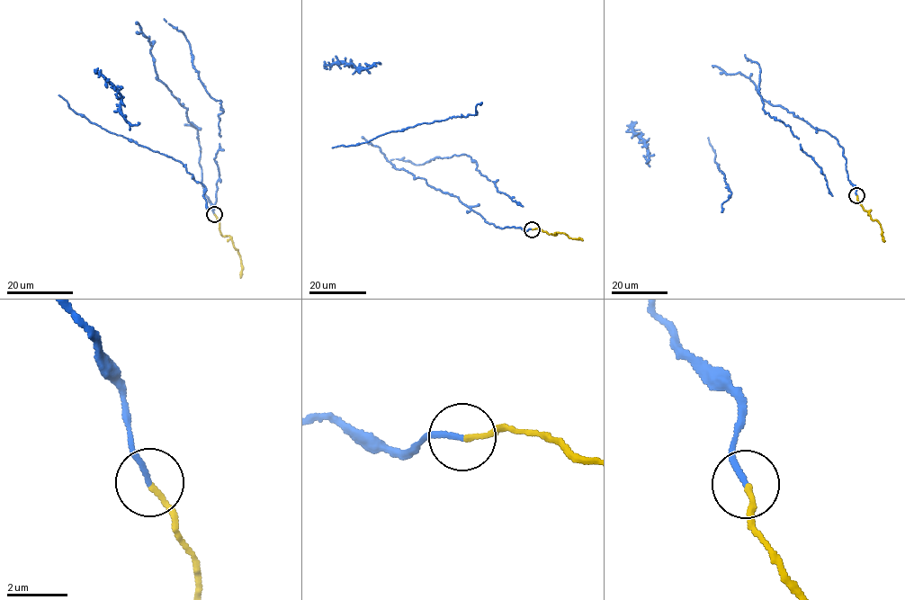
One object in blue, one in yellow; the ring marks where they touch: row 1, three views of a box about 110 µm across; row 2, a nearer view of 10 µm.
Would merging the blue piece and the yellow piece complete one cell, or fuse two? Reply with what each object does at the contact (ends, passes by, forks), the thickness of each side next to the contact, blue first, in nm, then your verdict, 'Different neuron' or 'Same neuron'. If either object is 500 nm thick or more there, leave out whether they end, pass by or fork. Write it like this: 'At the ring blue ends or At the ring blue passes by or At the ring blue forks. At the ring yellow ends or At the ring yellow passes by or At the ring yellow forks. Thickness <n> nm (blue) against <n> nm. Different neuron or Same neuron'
At the ring blue ends. At the ring yellow ends. Thickness 180 nm (blue) against 170 nm. Different neuron

